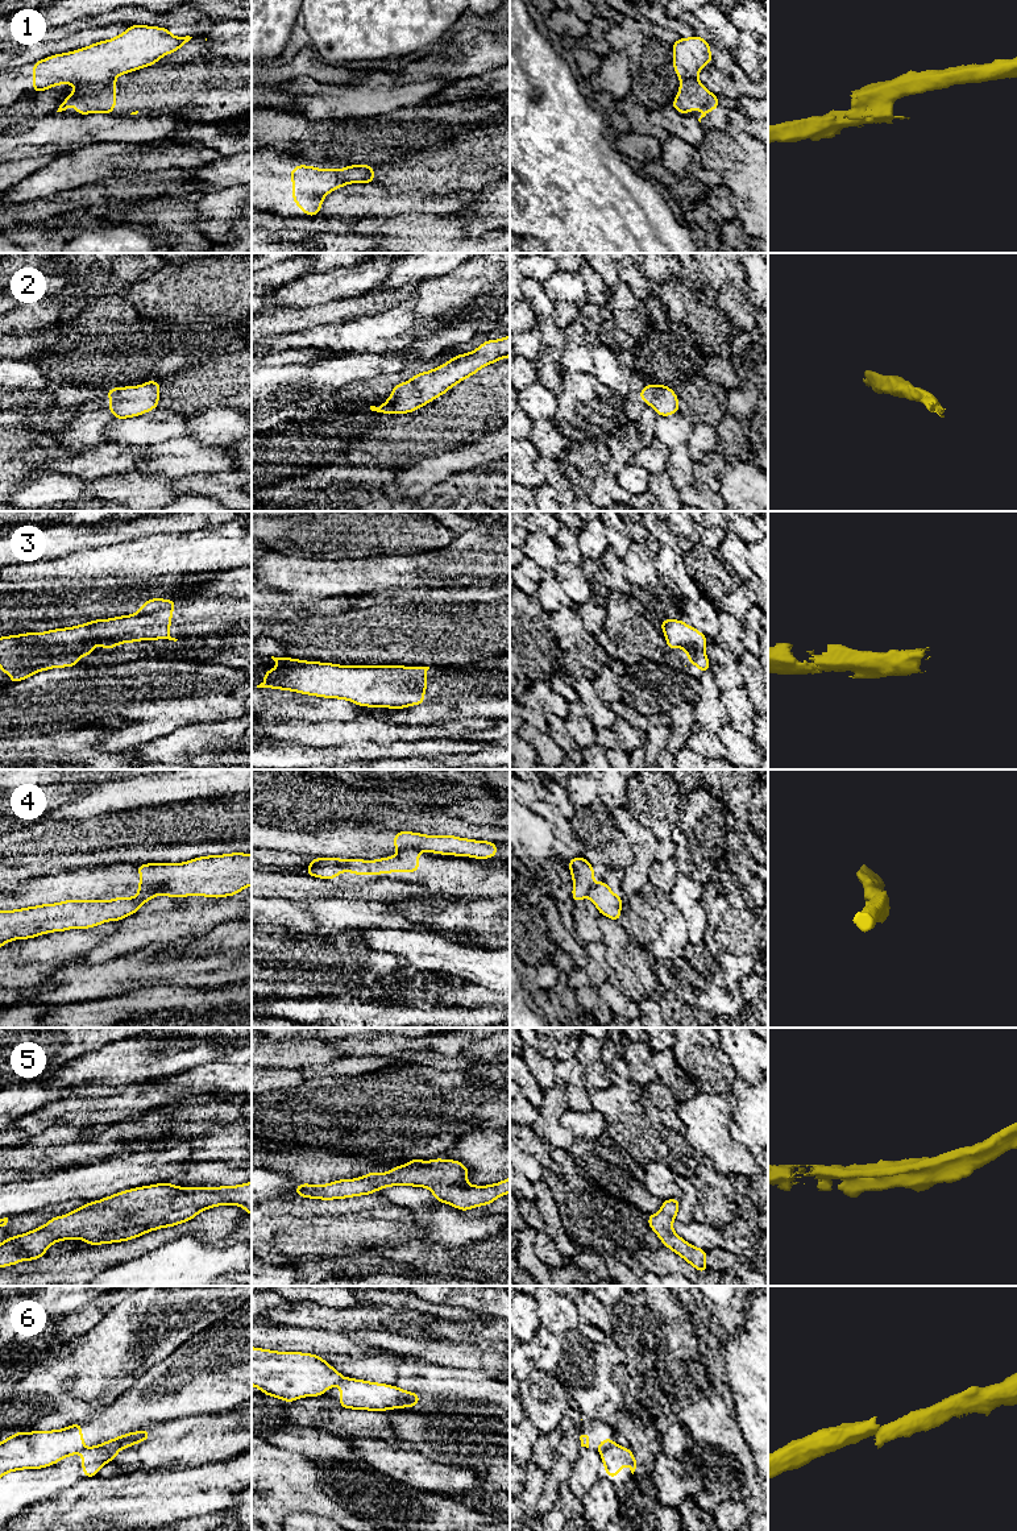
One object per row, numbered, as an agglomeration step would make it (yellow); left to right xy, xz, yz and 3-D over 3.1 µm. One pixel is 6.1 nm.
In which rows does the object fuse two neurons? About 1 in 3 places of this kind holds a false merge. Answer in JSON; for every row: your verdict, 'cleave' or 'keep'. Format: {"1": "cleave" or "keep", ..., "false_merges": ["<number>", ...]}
{"1": "cleave", "2": "keep", "3": "keep", "4": "cleave", "5": "keep", "6": "cleave", "false_merges": ["1", "4", "6"]}

